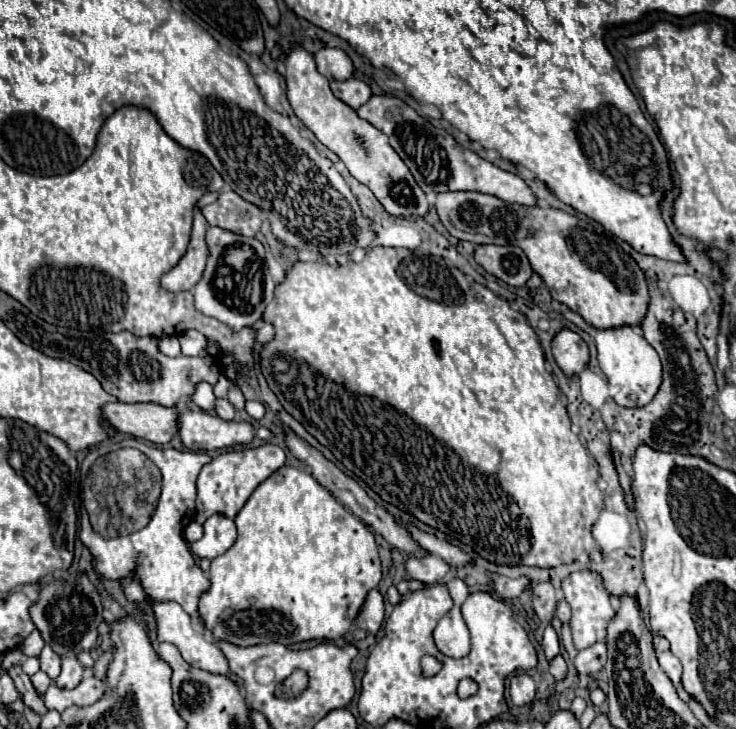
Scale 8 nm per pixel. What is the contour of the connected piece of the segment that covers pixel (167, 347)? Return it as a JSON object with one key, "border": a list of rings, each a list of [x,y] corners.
{"border":[[[165,336],[159,344],[161,352],[167,356],[179,356],[179,340],[175,336]]]}

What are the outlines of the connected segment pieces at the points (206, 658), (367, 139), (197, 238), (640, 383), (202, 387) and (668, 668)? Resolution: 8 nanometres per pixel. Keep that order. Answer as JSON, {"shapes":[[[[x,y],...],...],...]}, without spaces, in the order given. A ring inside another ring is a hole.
{"shapes":[[[[153,600],[151,602],[151,610],[153,610],[155,622],[157,622],[157,642],[169,642],[169,644],[177,646],[177,650],[183,656],[183,660],[193,664],[193,666],[197,666],[197,668],[211,670],[215,674],[231,674],[227,658],[221,654],[217,644],[213,644],[209,638],[203,638],[203,630],[193,624],[191,616],[177,602]]],[[[295,48],[295,52],[291,52],[285,58],[285,68],[287,68],[285,72],[287,98],[291,102],[291,108],[295,116],[317,136],[317,140],[341,158],[341,162],[351,172],[351,176],[363,182],[389,214],[405,216],[405,218],[409,216],[425,218],[429,212],[429,202],[425,192],[417,186],[407,164],[389,146],[387,136],[379,128],[359,118],[357,112],[351,110],[351,106],[339,102],[333,96],[329,88],[329,80],[321,76],[315,68],[313,54],[305,52],[303,48]]],[[[195,206],[193,210],[193,232],[191,232],[191,242],[183,258],[161,276],[161,288],[169,292],[181,292],[181,290],[191,290],[195,282],[203,276],[203,266],[207,262],[207,244],[205,244],[205,230],[207,230],[207,220],[203,218],[201,210]]],[[[567,310],[565,318],[569,322],[573,322],[577,328],[581,328],[583,332],[587,332],[597,346],[597,360],[599,366],[603,370],[603,374],[607,376],[609,384],[613,388],[617,388],[613,400],[619,406],[645,406],[647,402],[651,402],[651,398],[655,396],[655,390],[659,390],[659,382],[661,382],[661,362],[657,352],[653,350],[653,346],[643,338],[639,326],[619,326],[619,328],[593,328],[591,324],[587,324],[577,312]],[[629,396],[635,396],[635,400],[629,404]]],[[[199,382],[195,386],[195,392],[191,396],[191,400],[205,412],[213,412],[215,406],[215,396],[213,396],[213,386],[209,382]]],[[[669,650],[657,654],[657,658],[659,658],[659,664],[663,666],[663,670],[667,672],[667,676],[669,676],[669,678],[675,682],[675,686],[677,686],[679,680],[681,680],[681,662],[679,662],[679,658],[673,656]]]]}

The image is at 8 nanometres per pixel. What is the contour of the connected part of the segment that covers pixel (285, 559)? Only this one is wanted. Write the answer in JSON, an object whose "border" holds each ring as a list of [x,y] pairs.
{"border":[[[291,466],[279,468],[275,474],[271,474],[265,482],[261,482],[255,488],[255,492],[249,496],[245,506],[235,516],[235,524],[237,524],[239,536],[225,554],[211,560],[211,568],[209,568],[211,586],[199,598],[199,616],[203,620],[205,630],[209,630],[215,640],[225,640],[225,642],[231,642],[231,644],[243,646],[243,648],[257,646],[257,644],[269,644],[269,642],[281,642],[283,646],[291,646],[291,644],[305,642],[305,640],[343,638],[349,632],[349,628],[355,624],[355,618],[357,618],[369,590],[377,588],[377,584],[381,580],[381,562],[379,562],[379,554],[377,554],[377,544],[375,544],[373,534],[367,530],[367,526],[357,516],[353,516],[345,506],[341,506],[331,496],[329,490],[319,486],[319,482],[315,482],[315,478],[311,478],[311,474],[307,474],[305,470],[299,470],[299,468],[291,468]]]}

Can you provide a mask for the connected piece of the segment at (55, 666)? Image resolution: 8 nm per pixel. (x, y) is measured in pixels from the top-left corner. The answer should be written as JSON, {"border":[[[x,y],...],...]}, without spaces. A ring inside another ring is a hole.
{"border":[[[45,646],[41,650],[39,664],[41,664],[41,670],[49,674],[49,678],[55,678],[55,674],[59,674],[59,662],[61,662],[61,658],[49,646]]]}

